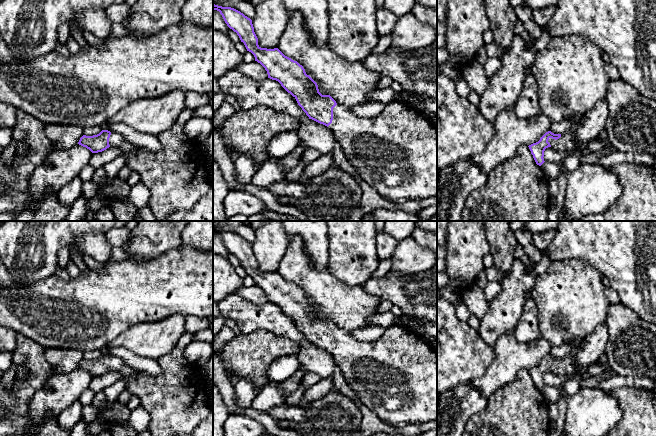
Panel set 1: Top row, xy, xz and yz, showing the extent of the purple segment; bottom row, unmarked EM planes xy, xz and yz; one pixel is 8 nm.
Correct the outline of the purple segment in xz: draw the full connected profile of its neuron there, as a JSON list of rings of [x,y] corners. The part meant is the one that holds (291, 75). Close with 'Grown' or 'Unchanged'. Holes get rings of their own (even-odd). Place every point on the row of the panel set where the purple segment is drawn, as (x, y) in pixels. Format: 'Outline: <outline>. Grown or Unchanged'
Outline: [[[213,4],[213,10],[219,11],[227,26],[237,33],[247,51],[251,52],[255,61],[265,68],[268,78],[278,81],[296,99],[309,119],[329,128],[350,164],[379,195],[393,203],[419,201],[437,196],[437,129],[434,126],[433,119],[424,117],[405,102],[399,101],[387,103],[385,109],[377,117],[358,117],[349,107],[337,104],[330,95],[322,95],[317,83],[306,74],[303,66],[297,61],[285,56],[278,48],[261,48],[258,45],[258,38],[250,18],[231,7]]]. Grown

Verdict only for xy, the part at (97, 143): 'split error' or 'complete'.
split error

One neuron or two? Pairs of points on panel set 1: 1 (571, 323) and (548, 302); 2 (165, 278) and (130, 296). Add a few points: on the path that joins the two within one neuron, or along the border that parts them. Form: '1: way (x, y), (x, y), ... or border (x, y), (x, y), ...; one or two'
1: way (567, 317), (554, 304); one
2: way (156, 287), (150, 291), (139, 291); one

